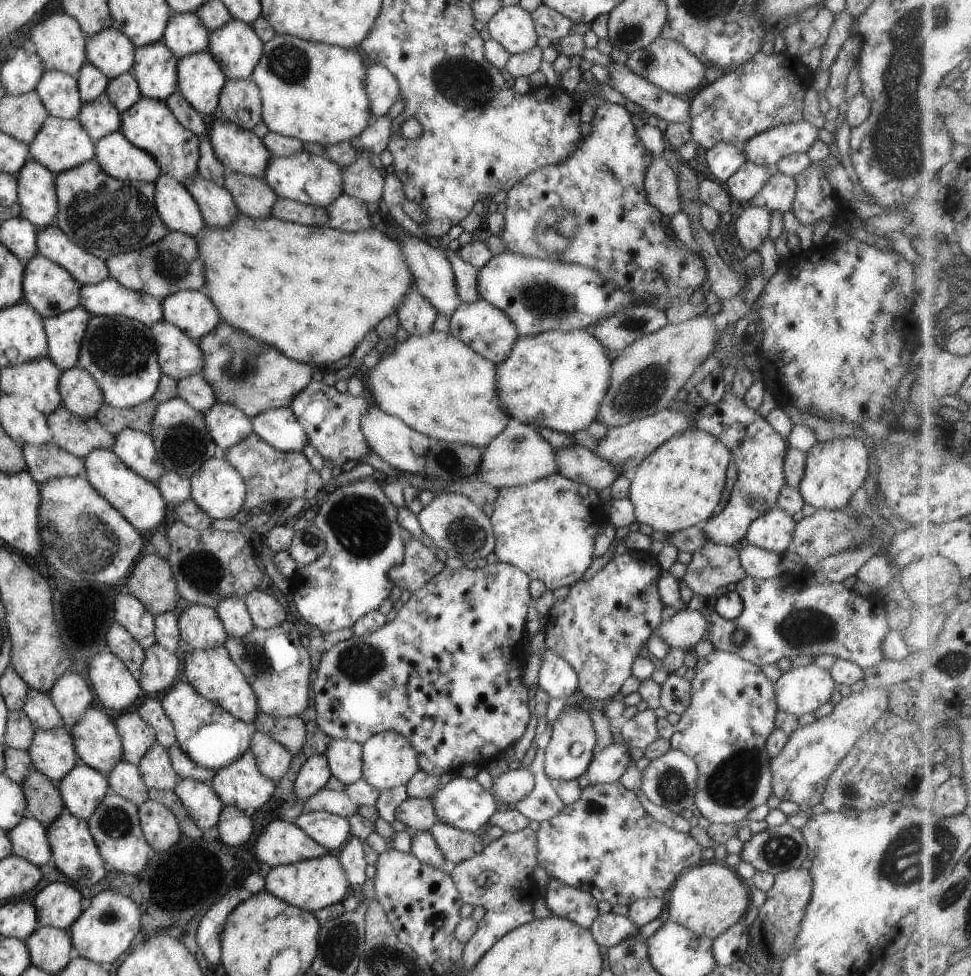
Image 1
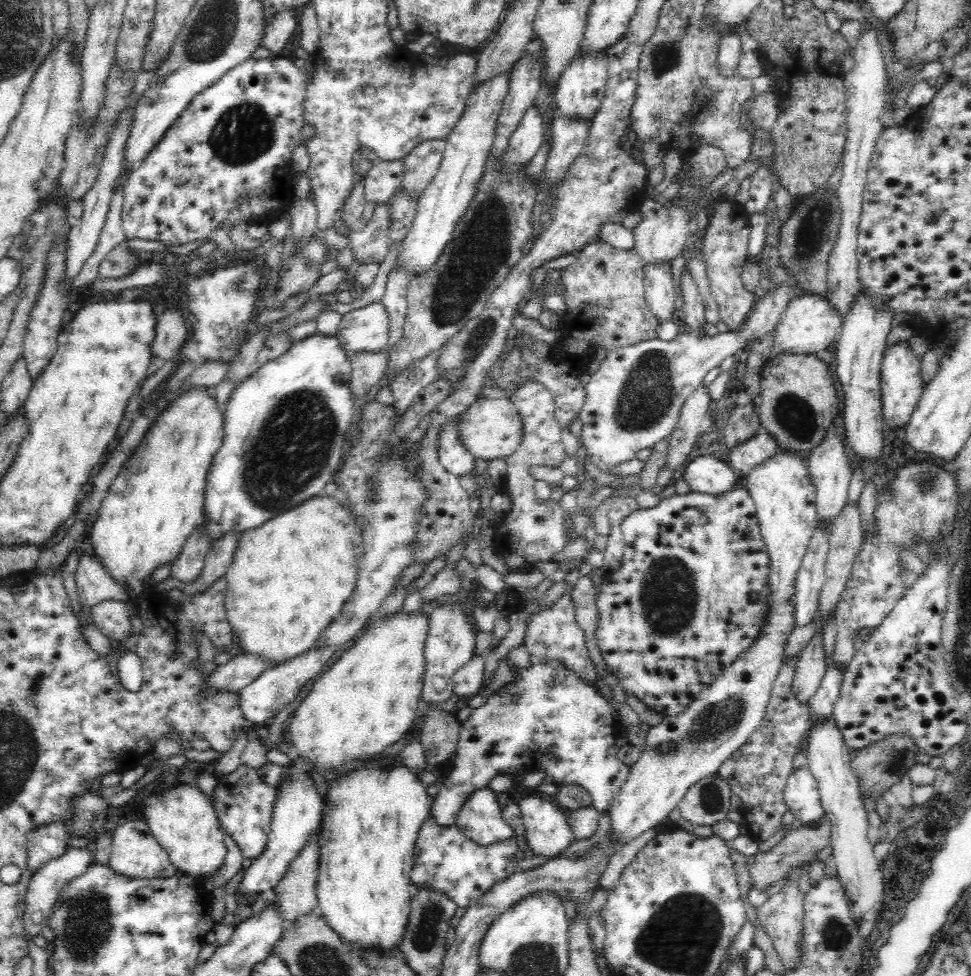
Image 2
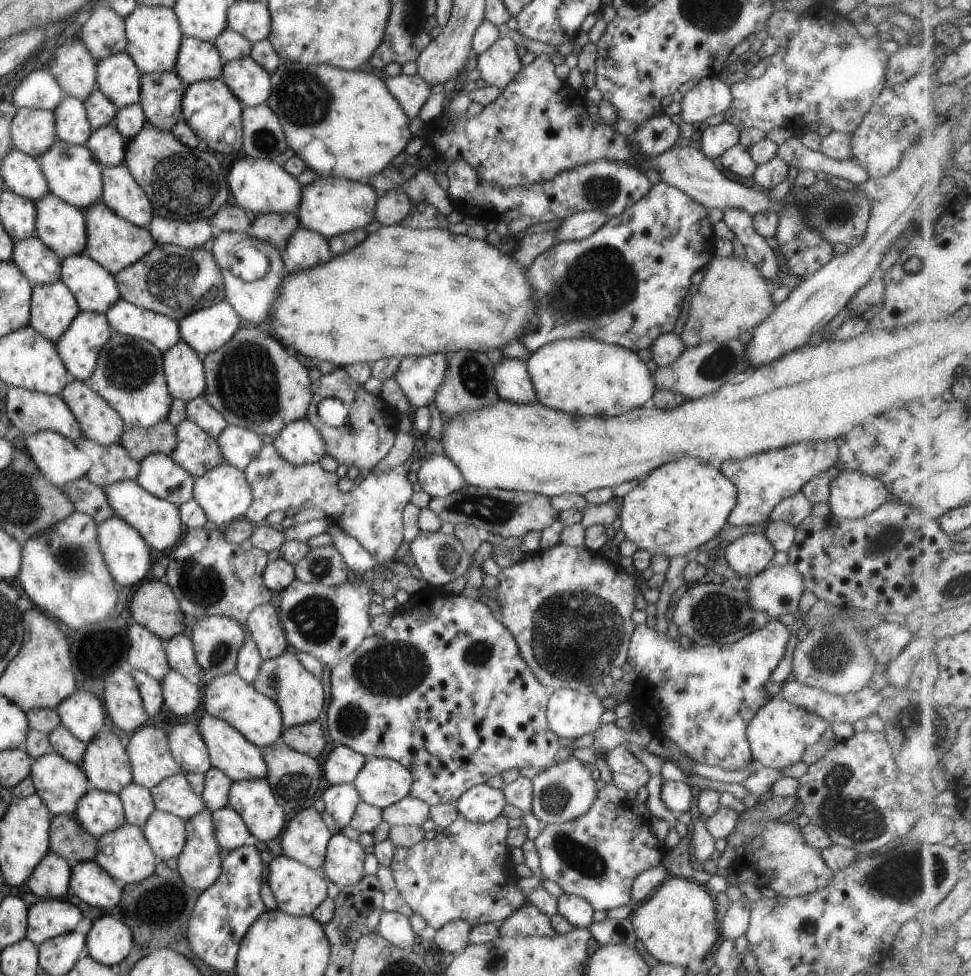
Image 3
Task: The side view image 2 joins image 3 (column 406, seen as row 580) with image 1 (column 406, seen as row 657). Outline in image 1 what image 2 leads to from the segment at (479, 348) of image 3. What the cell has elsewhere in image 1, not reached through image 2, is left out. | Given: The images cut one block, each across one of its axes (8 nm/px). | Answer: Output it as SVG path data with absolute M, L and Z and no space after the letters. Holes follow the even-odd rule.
M239 214L230 226L227 228L209 228L207 224L203 224L199 237L194 238L197 241L197 254L203 260L203 274L205 282L201 287L202 291L214 302L215 308L219 313L220 320L230 324L231 327L247 333L247 336L259 340L265 344L271 344L275 348L279 348L283 356L287 358L310 364L313 368L322 368L324 364L335 362L343 356L350 356L357 342L379 324L385 316L389 316L391 312L397 312L397 308L403 302L405 292L413 285L410 268L405 264L405 258L401 256L401 246L395 239L391 240L386 235L372 229L371 227L355 232L339 232L337 229L327 226L303 226L293 224L291 222L283 222L277 220L273 216L255 220L255 218L247 218L243 214Z

